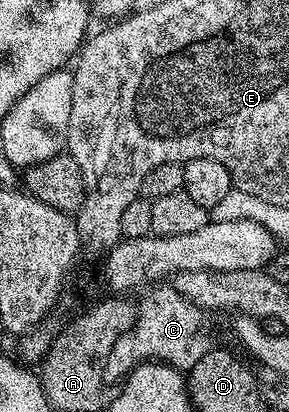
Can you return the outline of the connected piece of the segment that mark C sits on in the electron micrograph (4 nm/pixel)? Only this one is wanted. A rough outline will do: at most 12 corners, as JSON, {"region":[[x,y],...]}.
{"region":[[170,284],[136,306],[137,359],[187,372],[214,348],[209,315]]}

